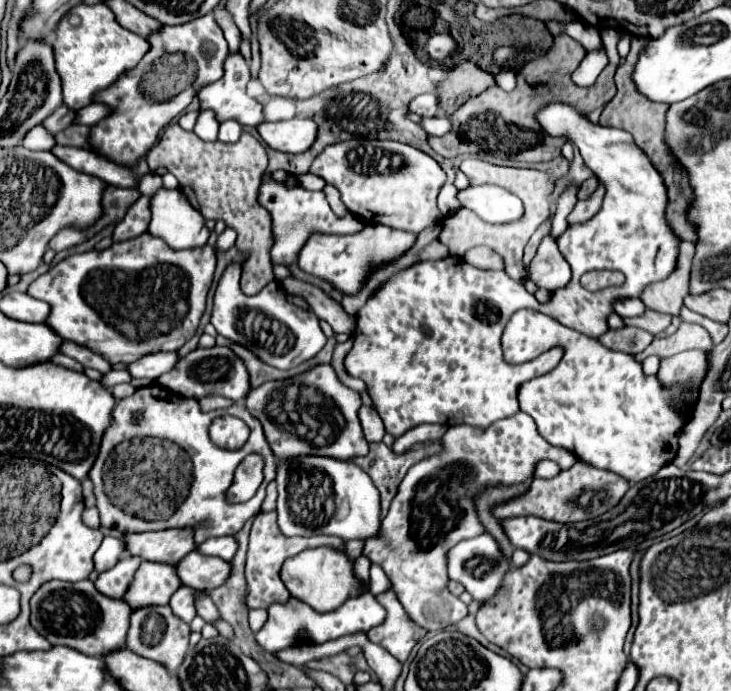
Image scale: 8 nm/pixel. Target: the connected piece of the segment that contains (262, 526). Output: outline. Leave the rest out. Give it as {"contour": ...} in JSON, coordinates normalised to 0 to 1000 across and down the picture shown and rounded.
{"contour":[[[354,742],[346,751],[346,766],[341,777],[341,800],[338,800],[338,847],[341,847],[341,861],[338,861],[338,876],[341,878],[368,878],[371,873],[390,873],[395,867],[395,855],[390,852],[384,835],[382,835],[382,821],[393,806],[401,806],[417,795],[436,792],[436,789],[453,789],[453,792],[472,792],[472,786],[464,777],[450,777],[450,774],[428,774],[428,777],[390,777],[379,760],[379,742]]]}

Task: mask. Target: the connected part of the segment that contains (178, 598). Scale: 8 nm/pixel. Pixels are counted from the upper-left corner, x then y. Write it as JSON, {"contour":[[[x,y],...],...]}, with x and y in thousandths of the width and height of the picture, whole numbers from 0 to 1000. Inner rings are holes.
{"contour":[[[248,849],[248,852],[242,852],[242,855],[237,858],[237,864],[234,864],[234,870],[231,870],[237,887],[239,887],[245,896],[256,899],[256,902],[261,902],[264,893],[269,890],[267,858],[269,858],[269,855],[264,855],[264,852],[259,852],[259,849]]]}

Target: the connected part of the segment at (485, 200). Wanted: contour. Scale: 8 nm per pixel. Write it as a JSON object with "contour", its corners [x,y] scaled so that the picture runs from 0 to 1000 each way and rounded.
{"contour":[[[650,268],[628,276],[633,300],[650,305],[663,323],[699,323],[715,314],[715,294],[680,268]]]}

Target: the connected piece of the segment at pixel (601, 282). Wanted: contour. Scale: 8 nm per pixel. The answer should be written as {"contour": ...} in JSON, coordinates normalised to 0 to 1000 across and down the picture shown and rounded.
{"contour":[[[811,392],[795,401],[795,412],[803,421],[822,421],[828,415],[844,415],[844,412],[852,412],[852,407],[855,401],[839,401],[836,392]]]}

